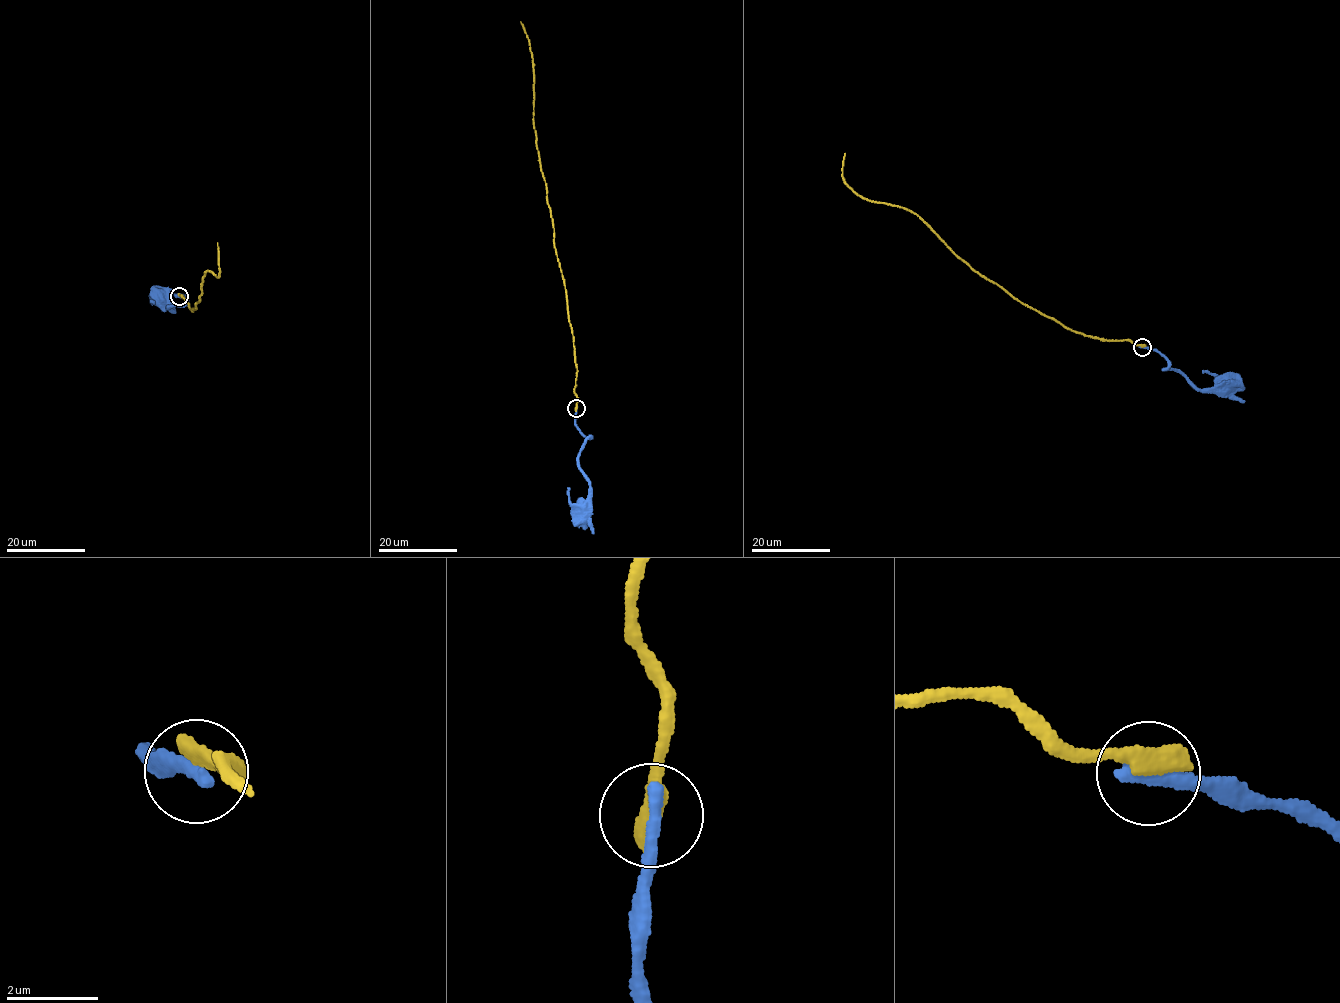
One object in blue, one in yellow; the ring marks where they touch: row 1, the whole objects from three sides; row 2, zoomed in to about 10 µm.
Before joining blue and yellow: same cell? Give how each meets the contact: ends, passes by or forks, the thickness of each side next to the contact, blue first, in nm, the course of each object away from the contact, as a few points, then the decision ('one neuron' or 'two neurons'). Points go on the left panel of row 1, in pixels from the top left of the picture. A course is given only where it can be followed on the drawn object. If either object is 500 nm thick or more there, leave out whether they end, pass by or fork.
blue ends there; yellow ends there; 340 nm thick on the blue side, 480 nm on the other; blue runs (179, 296), (186, 298), (184, 304), (168, 308), (174, 311), (171, 304), (161, 304), (163, 300); yellow runs (179, 296), (193, 312), (196, 309), (205, 272), (211, 271), (217, 278), (219, 274), (217, 242); two neurons

